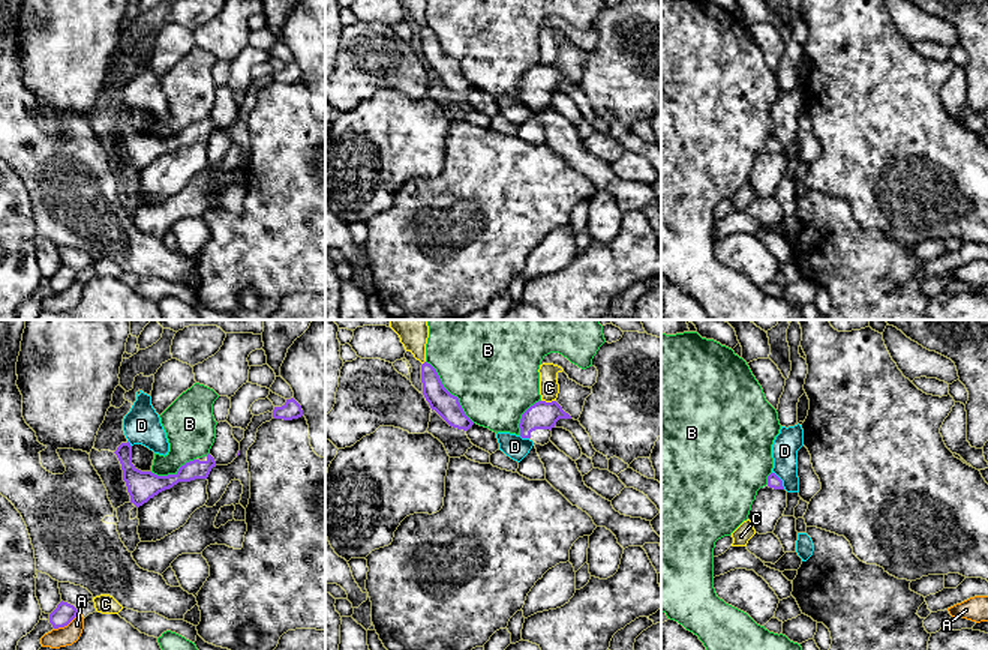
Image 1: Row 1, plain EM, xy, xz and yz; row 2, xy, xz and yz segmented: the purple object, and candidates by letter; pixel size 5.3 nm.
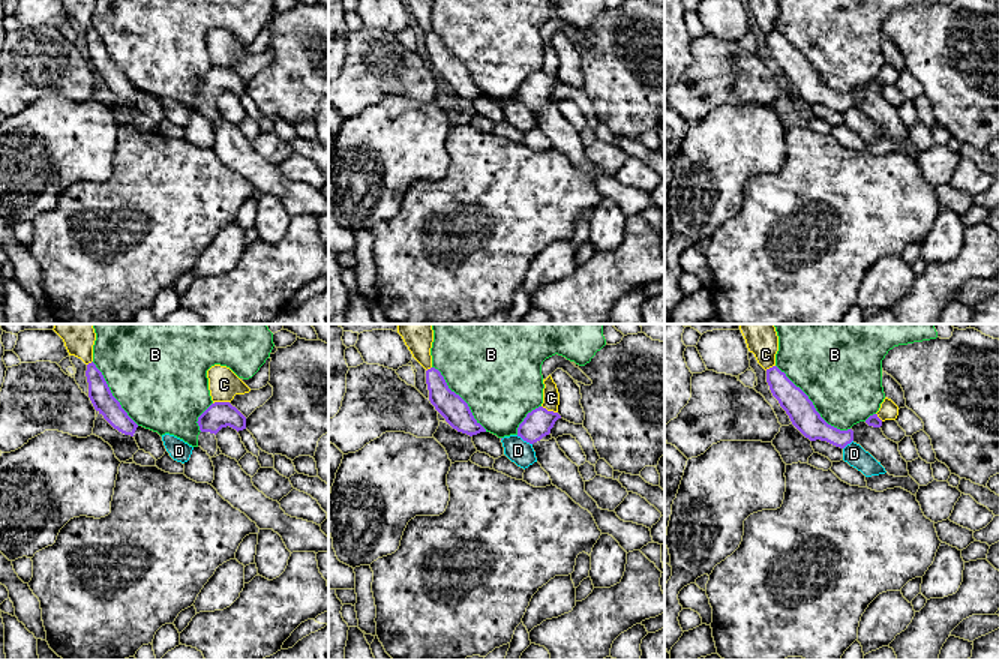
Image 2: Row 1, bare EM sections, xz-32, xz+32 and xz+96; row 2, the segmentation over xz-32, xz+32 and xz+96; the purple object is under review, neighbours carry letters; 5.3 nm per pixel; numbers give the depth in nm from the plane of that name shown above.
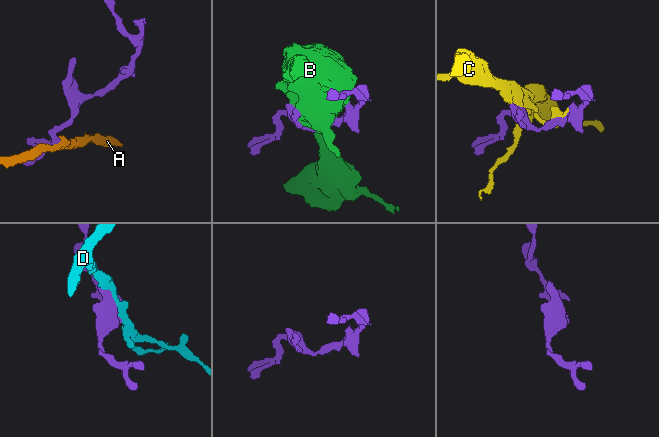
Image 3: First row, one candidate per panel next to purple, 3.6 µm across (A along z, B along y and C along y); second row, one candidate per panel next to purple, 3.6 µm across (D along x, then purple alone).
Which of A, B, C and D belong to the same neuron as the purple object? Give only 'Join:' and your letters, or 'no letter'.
Join: no letter

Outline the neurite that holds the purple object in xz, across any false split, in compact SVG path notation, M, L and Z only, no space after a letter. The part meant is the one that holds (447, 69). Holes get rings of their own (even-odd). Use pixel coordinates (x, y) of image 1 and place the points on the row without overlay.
M424 26L421 29L423 59L450 90L468 95L474 86L465 78L459 62L451 59L442 48L436 33Z

